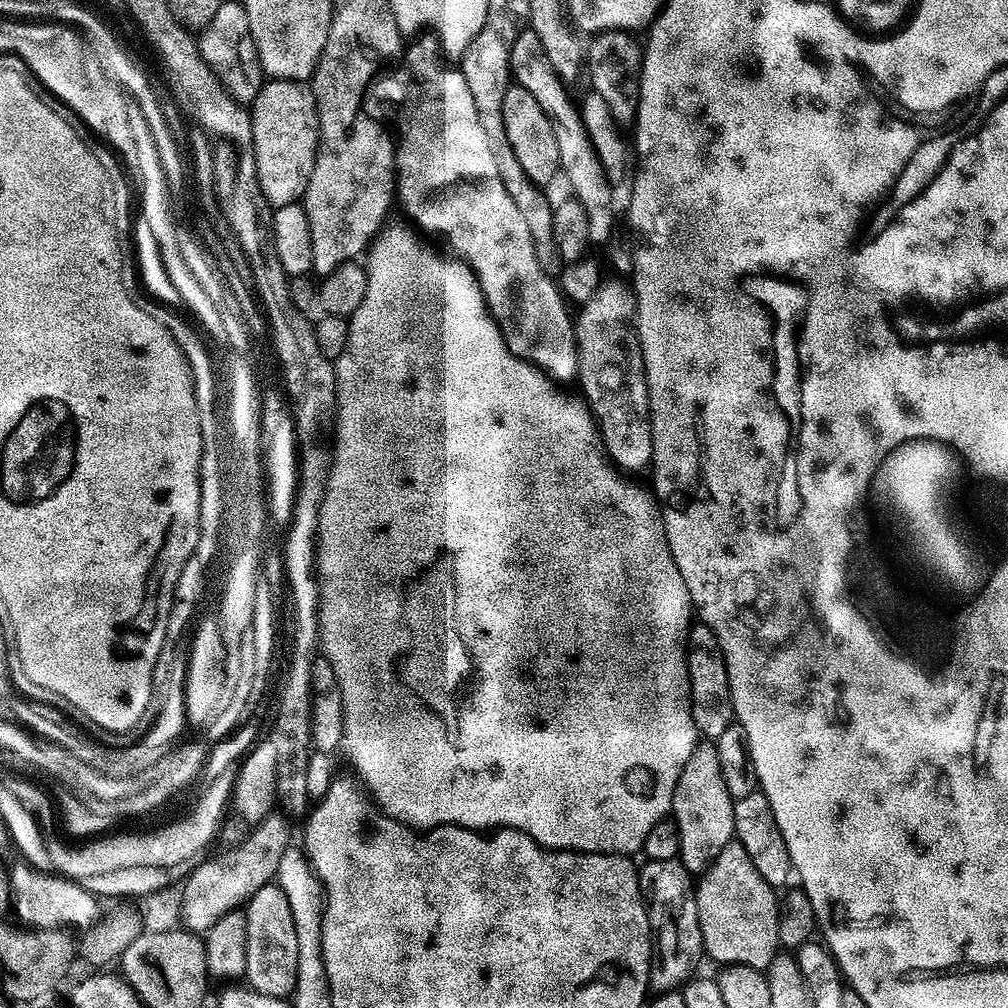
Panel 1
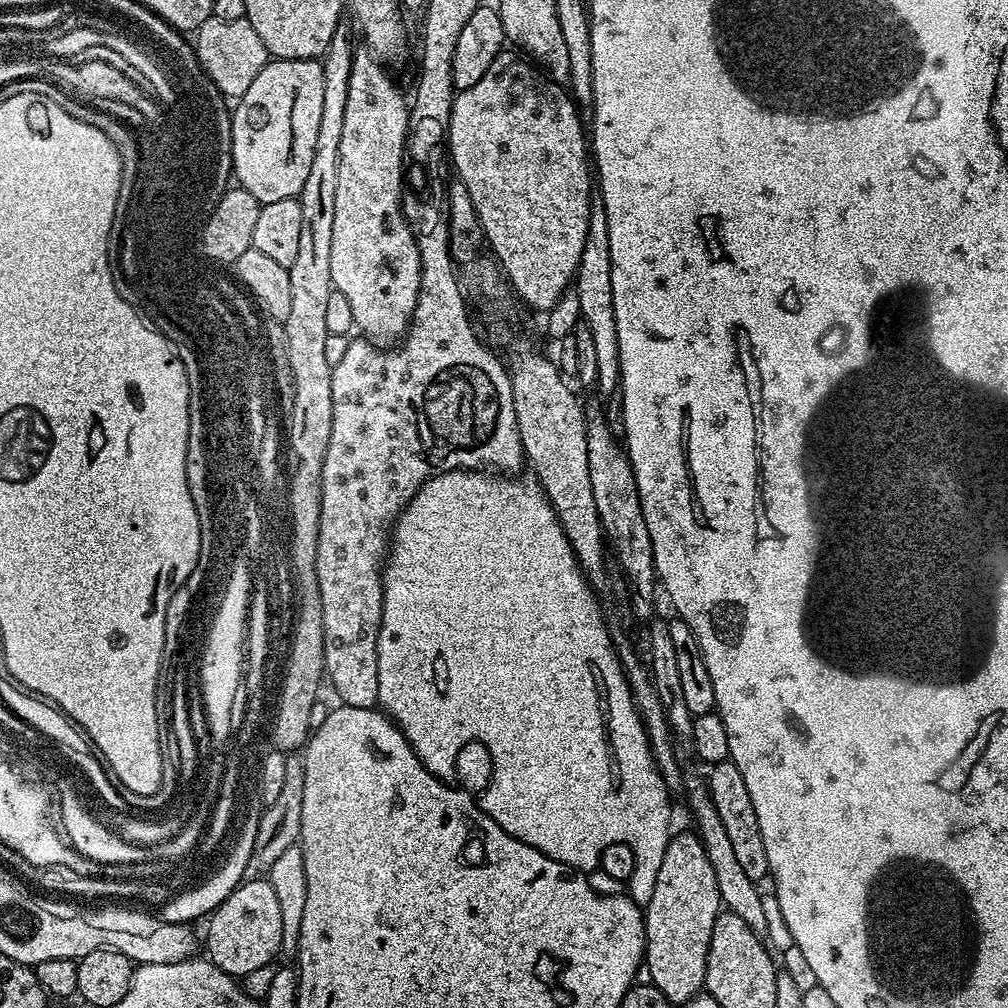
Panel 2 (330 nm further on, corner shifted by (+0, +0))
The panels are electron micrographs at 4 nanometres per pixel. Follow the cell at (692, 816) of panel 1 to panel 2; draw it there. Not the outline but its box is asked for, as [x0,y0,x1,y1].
[643,831,722,1006]

